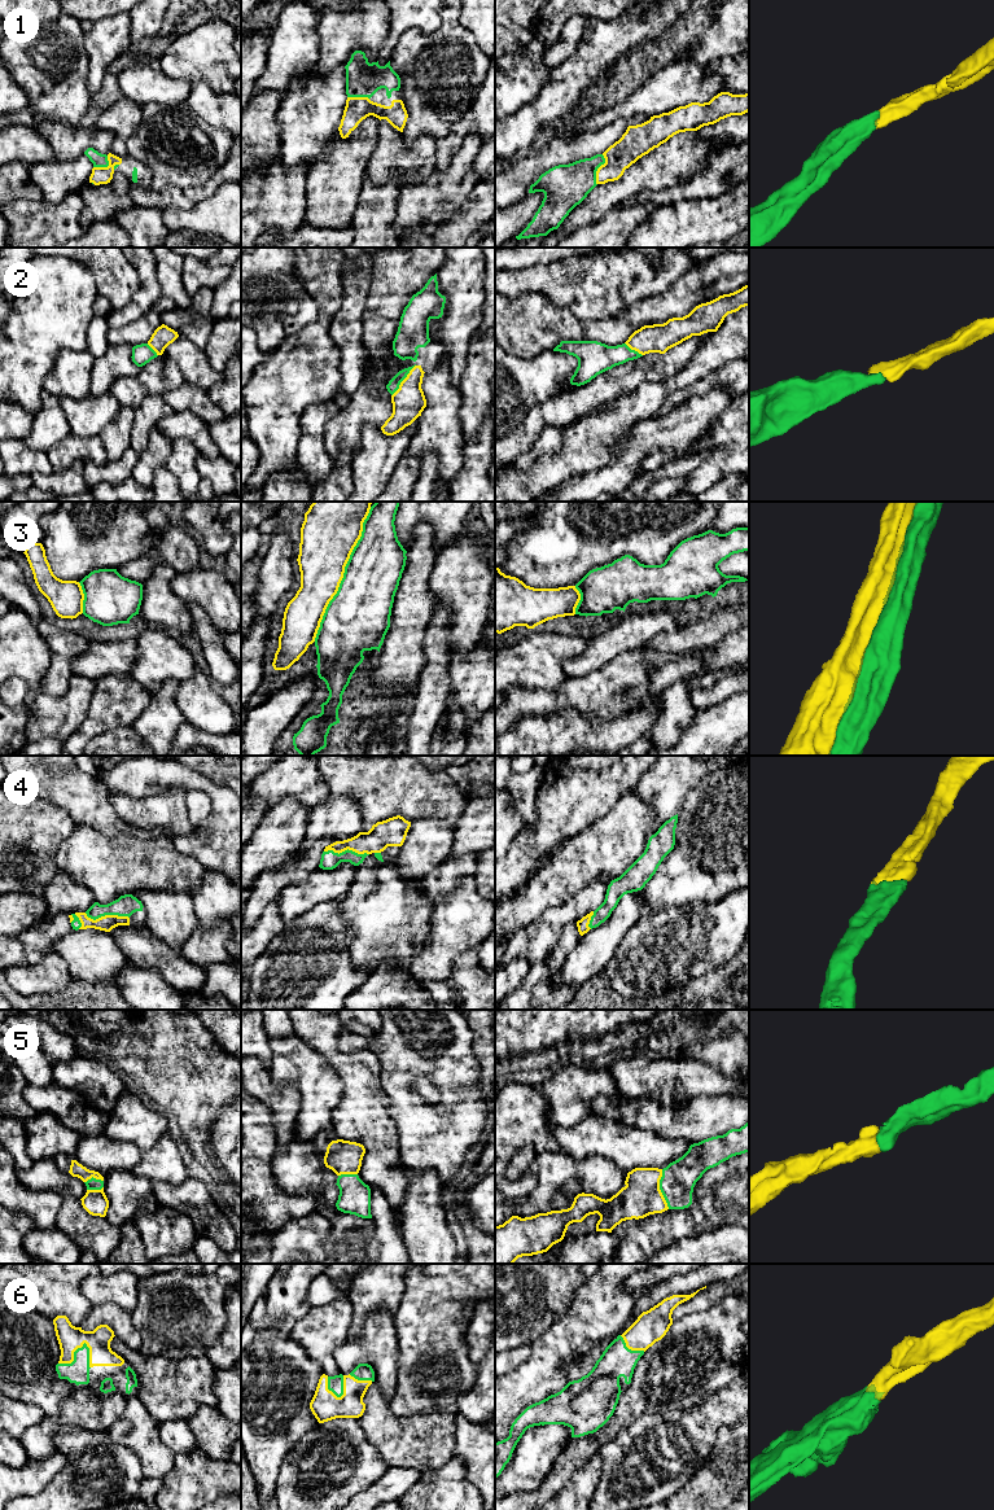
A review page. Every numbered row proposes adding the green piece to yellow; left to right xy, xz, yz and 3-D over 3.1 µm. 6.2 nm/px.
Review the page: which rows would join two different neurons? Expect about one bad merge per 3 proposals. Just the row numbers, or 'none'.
3

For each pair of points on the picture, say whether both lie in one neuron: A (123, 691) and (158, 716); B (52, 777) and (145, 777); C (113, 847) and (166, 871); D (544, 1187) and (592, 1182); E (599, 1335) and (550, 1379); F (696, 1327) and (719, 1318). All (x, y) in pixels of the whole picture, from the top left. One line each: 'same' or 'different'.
A: different
B: different
C: same
D: same
E: same
F: same

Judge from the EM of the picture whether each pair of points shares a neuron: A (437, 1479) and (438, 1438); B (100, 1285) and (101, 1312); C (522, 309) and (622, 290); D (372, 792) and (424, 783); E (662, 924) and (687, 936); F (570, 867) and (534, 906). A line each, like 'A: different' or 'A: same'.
A: different
B: different
C: different
D: same
E: same
F: same

